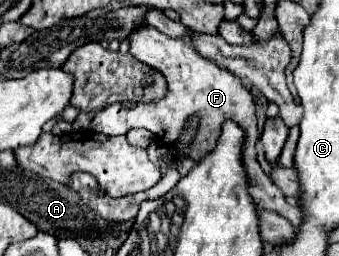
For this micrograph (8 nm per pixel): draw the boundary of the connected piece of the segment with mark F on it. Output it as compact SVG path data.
M141 23L141 27L137 27L137 31L133 31L133 35L129 35L127 39L129 43L129 55L133 55L137 61L155 67L157 71L161 71L169 83L169 93L165 95L165 99L157 101L157 103L139 103L133 111L125 111L121 105L111 105L109 109L103 109L101 113L97 113L91 121L91 129L95 129L97 133L103 135L125 135L127 129L131 127L143 127L147 131L151 131L155 137L165 139L165 137L179 137L179 131L183 127L183 123L187 121L189 115L197 113L201 117L199 123L199 133L197 139L193 141L193 149L191 155L195 161L199 161L201 155L209 153L219 137L221 125L227 119L237 121L245 133L247 133L247 141L245 141L245 149L243 149L243 161L245 161L245 169L251 181L251 197L255 199L255 203L259 207L265 207L265 211L277 211L279 215L285 215L285 219L289 219L293 223L295 229L301 227L301 223L305 223L305 213L301 211L301 207L291 207L283 193L277 189L277 185L263 173L261 165L255 159L255 143L259 139L257 133L257 123L255 123L255 105L253 105L253 97L251 93L241 85L241 79L231 75L229 71L217 67L213 61L201 57L191 43L185 43L185 39L169 39L167 35L161 35L157 29Z

